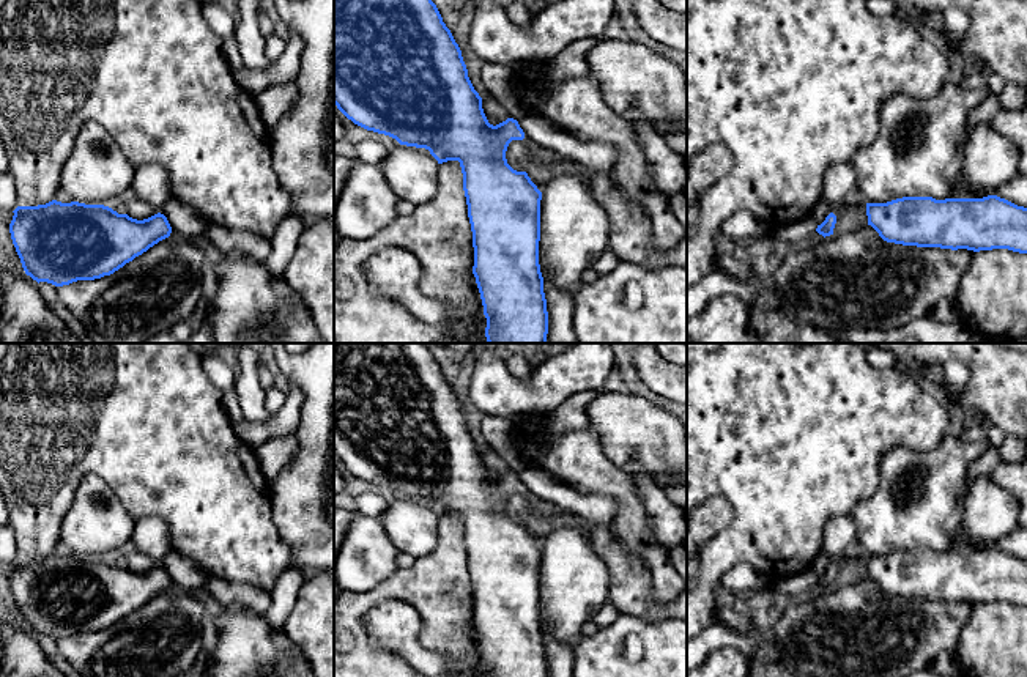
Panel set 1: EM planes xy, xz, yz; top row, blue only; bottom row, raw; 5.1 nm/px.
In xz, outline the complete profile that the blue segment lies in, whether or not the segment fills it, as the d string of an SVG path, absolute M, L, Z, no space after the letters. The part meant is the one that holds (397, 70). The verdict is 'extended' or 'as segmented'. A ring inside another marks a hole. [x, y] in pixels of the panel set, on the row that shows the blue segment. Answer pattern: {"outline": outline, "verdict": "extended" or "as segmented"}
{"outline": "M334 0L334 104L354 124L378 134L395 139L400 145L425 148L438 161L458 161L463 173L463 191L468 205L468 217L473 231L474 266L473 274L480 293L484 315L487 318L485 337L488 343L547 343L548 312L543 293L543 277L539 265L539 241L540 241L540 200L542 192L531 181L526 172L514 170L506 159L507 146L512 140L523 140L525 132L518 121L507 118L493 126L488 123L482 98L474 90L468 69L462 57L462 50L455 43L450 30L443 22L443 17L432 0Z", "verdict": "as segmented"}

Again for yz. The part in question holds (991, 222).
{"outline": "M997 195L983 198L903 197L866 203L868 225L887 242L1027 253L1027 208Z", "verdict": "as segmented"}

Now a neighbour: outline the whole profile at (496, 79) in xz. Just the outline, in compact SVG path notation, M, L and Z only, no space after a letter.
M485 63L479 76L487 93L493 94L506 107L510 118L518 121L531 115L512 85L514 68L499 63Z

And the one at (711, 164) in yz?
M710 145L687 162L687 209L696 208L698 197L732 165L732 156L723 145Z

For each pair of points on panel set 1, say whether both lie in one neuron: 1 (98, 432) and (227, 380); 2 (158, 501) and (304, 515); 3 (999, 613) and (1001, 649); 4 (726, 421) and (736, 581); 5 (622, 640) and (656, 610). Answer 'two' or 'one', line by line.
1: two
2: two
3: one
4: two
5: two

